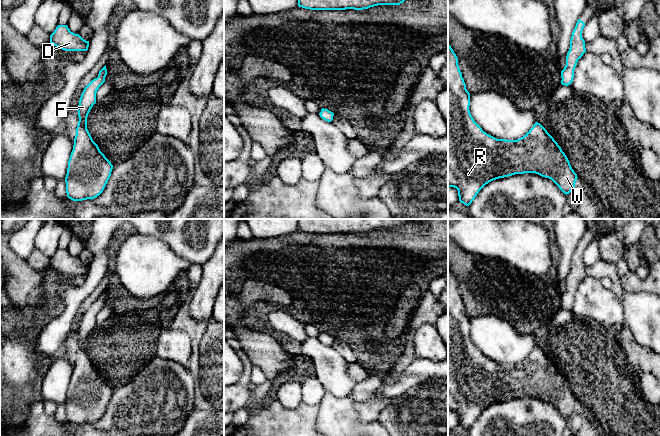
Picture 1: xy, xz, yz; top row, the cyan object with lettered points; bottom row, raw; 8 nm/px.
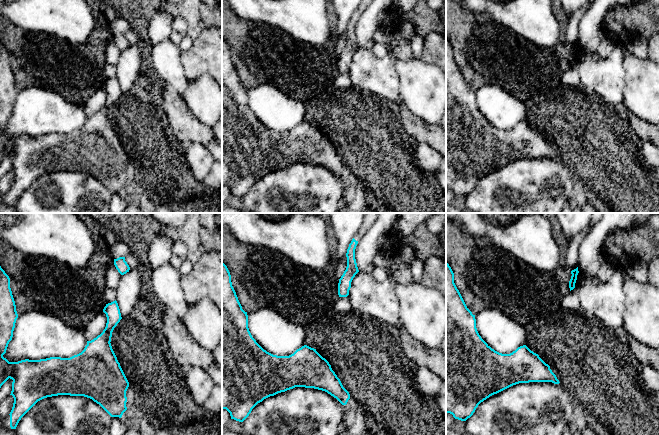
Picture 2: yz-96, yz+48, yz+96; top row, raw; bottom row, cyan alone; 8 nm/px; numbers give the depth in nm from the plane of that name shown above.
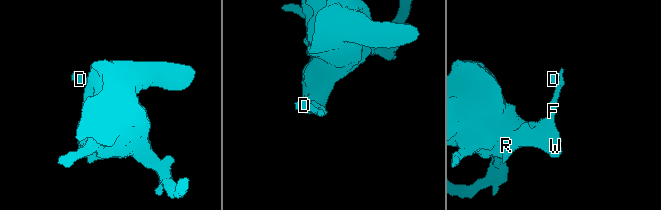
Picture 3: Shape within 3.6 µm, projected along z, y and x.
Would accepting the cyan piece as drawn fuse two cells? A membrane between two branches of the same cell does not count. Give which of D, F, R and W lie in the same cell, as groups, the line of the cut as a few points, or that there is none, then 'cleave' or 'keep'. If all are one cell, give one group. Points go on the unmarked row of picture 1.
groups D F R W; cut none; keep

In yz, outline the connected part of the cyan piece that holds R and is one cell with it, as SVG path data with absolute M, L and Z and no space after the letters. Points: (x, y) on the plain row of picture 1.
M448 268L448 411L458 414L459 425L469 430L489 406L515 398L535 397L551 403L564 418L575 413L577 398L561 371L538 346L517 364L497 363L482 354L470 334L470 317Z

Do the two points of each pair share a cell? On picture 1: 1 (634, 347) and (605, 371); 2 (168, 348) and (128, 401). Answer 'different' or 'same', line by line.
1: different
2: different

